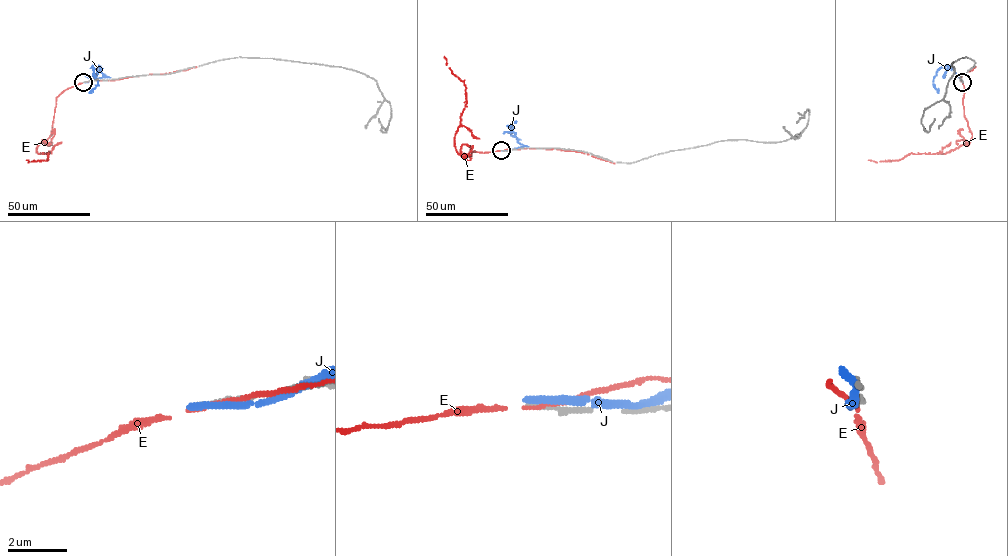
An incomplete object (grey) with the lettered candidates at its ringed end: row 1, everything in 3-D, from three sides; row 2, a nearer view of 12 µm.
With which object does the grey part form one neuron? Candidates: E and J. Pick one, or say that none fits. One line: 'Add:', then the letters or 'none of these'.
Add: none of these

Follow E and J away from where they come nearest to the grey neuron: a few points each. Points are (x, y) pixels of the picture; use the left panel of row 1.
E: (84, 82), (65, 89), (57, 97), (52, 134), (36, 148), (38, 153), (48, 153), (48, 160), (26, 160)
J: (84, 82), (105, 75), (99, 66), (93, 65), (97, 84), (88, 93)

